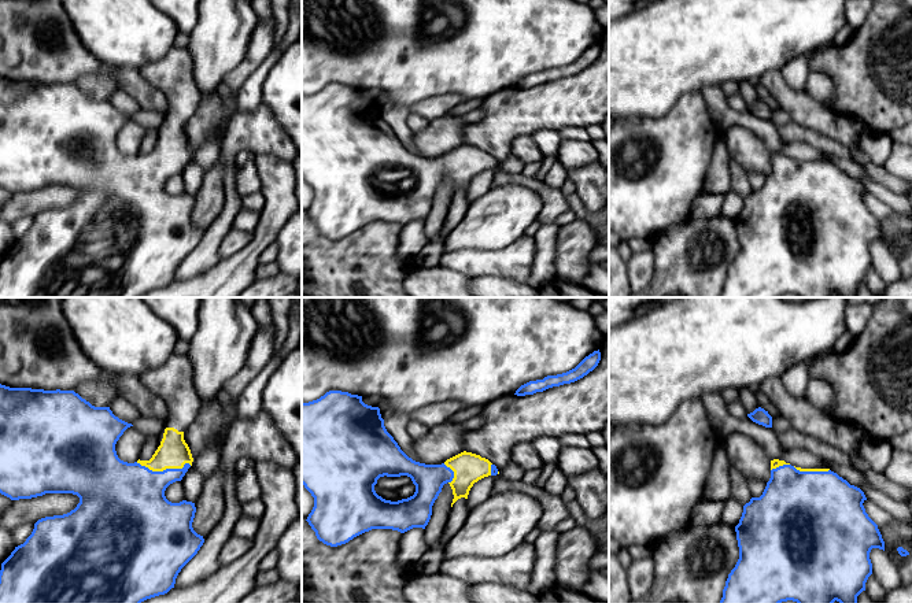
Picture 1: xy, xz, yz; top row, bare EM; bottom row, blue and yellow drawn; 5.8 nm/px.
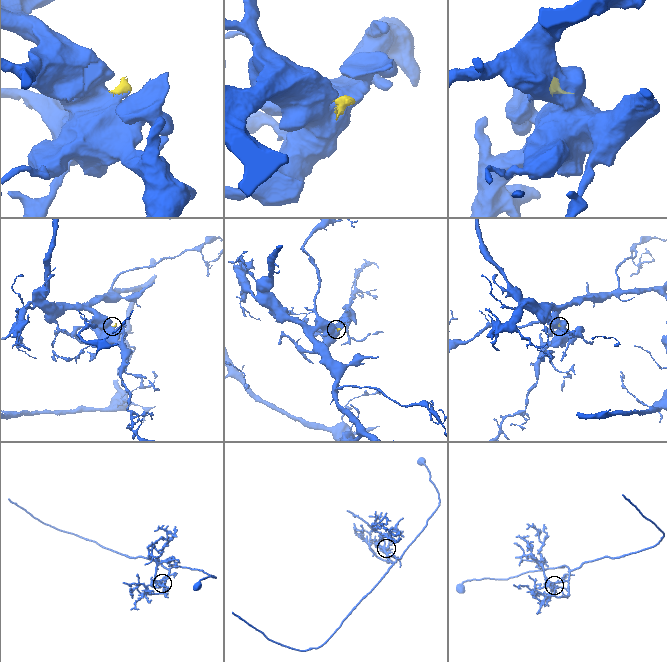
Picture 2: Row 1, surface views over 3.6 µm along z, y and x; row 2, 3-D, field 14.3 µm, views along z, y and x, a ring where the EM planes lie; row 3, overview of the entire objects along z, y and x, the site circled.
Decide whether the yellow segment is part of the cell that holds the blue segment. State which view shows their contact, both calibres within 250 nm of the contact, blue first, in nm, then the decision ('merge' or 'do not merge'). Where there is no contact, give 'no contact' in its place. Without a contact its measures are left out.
xy | 400/190 nm | merge

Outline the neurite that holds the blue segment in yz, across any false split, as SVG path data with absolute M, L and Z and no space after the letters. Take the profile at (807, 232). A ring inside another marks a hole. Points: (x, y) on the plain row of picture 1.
M771 153L771 171L763 188L760 190L752 190L750 195L743 199L742 210L735 219L739 252L728 267L720 297L780 297L787 293L797 295L798 297L832 297L835 293L841 297L857 297L857 289L865 284L865 275L872 267L871 243L879 241L885 244L885 234L878 218L868 210L863 199L865 193L867 190L860 181L850 178L830 162L801 162L784 153Z

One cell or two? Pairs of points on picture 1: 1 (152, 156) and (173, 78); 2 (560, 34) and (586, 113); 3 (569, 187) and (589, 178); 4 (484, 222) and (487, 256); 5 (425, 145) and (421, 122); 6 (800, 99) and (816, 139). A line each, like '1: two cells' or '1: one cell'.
1: one cell
2: two cells
3: two cells
4: two cells
5: two cells
6: two cells

